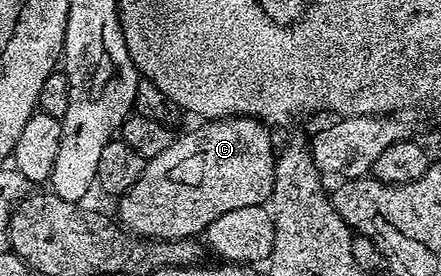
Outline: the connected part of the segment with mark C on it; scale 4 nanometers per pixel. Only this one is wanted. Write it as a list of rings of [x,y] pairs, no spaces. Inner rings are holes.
[[[234,116],[223,120],[213,120],[211,122],[201,123],[201,128],[196,128],[193,132],[188,132],[185,136],[177,135],[173,139],[170,150],[166,150],[166,154],[158,154],[158,158],[147,161],[144,166],[144,172],[140,175],[140,180],[130,191],[123,193],[119,197],[120,216],[118,220],[125,229],[131,230],[135,235],[145,238],[155,238],[157,240],[178,240],[181,238],[192,238],[203,233],[210,222],[214,222],[214,218],[218,218],[222,214],[226,214],[226,210],[238,210],[238,206],[260,206],[263,200],[267,201],[272,195],[272,183],[276,177],[276,161],[277,157],[272,156],[272,136],[269,125],[255,119],[251,116]]]

